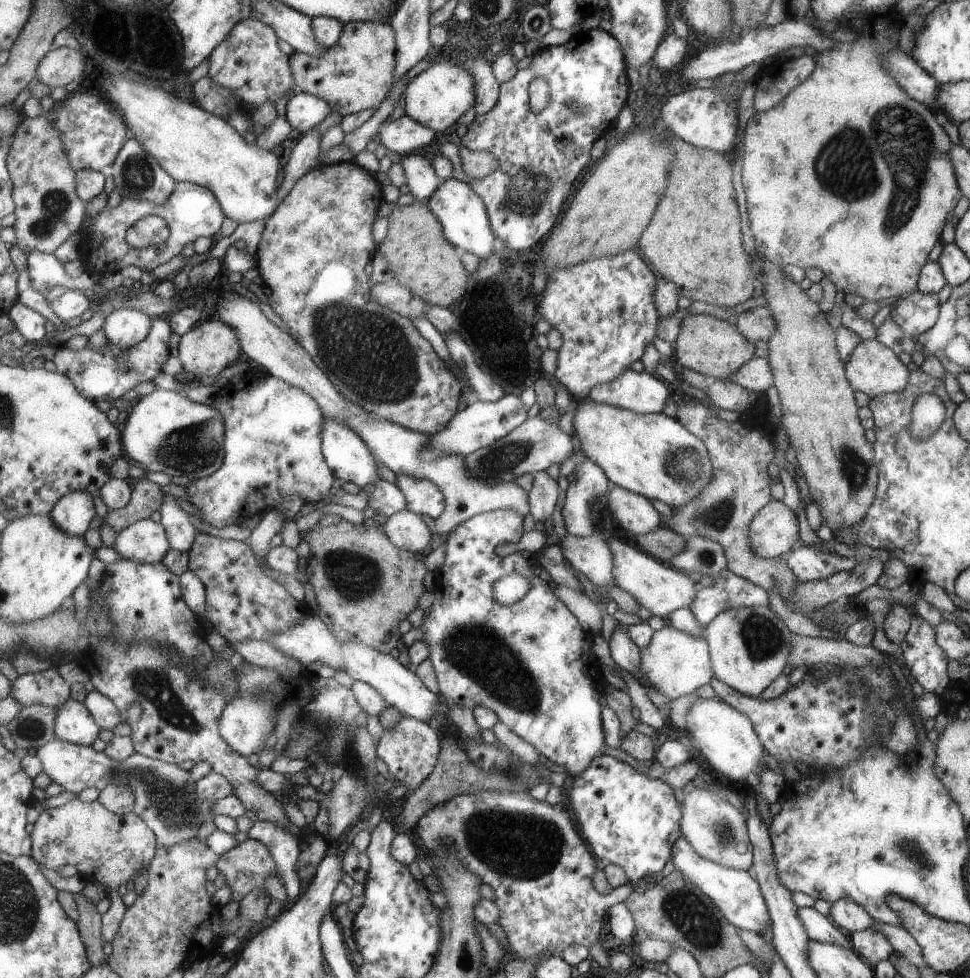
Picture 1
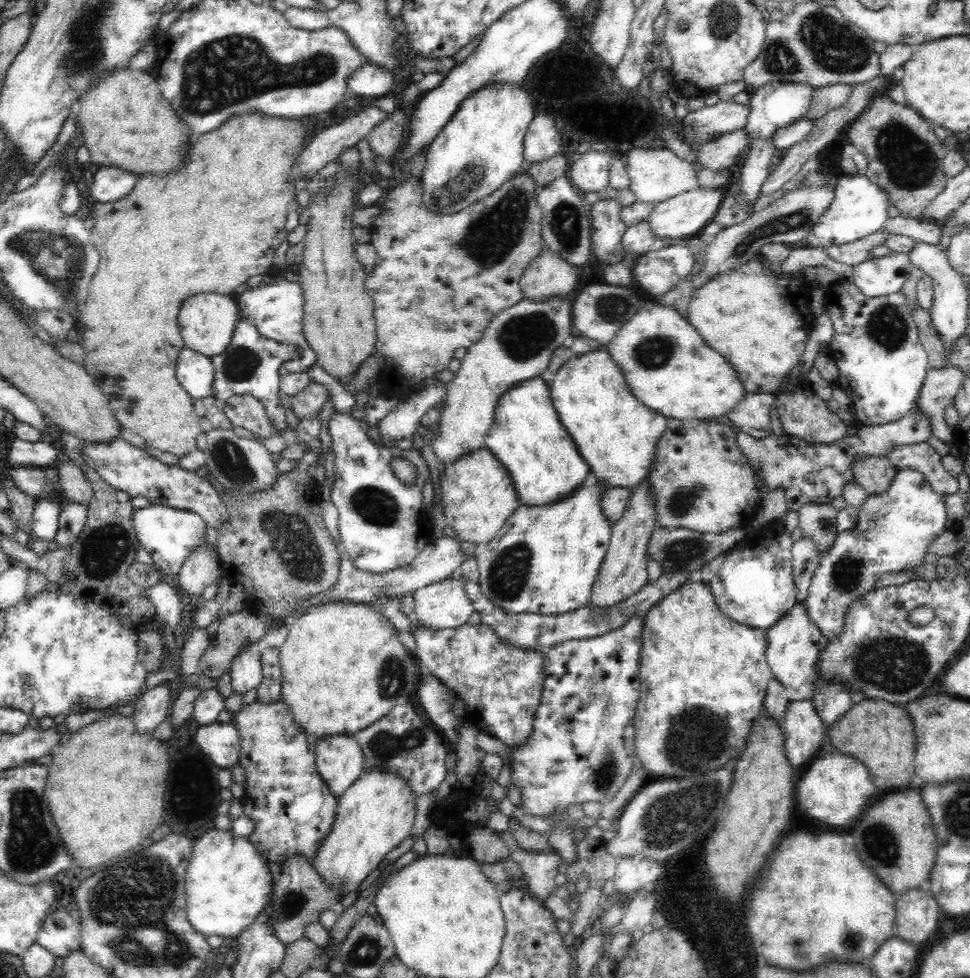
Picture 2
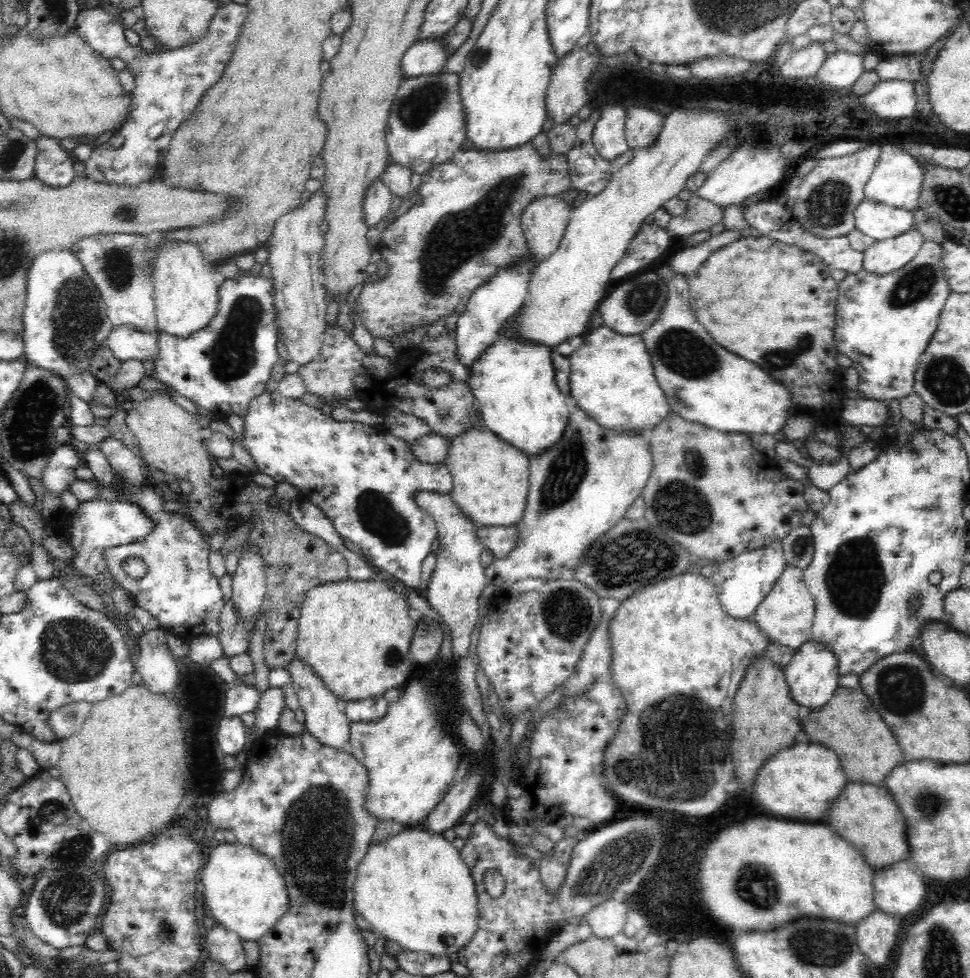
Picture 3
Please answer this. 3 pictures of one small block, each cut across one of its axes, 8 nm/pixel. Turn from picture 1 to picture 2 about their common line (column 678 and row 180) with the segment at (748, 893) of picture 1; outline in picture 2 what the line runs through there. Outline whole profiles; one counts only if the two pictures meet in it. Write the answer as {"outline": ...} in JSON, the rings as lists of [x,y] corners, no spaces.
{"outline":[[[843,173],[837,183],[834,201],[819,220],[812,225],[806,242],[816,248],[848,244],[866,238],[880,230],[890,218],[888,209],[892,205],[890,196],[882,188],[872,183],[866,174]]]}

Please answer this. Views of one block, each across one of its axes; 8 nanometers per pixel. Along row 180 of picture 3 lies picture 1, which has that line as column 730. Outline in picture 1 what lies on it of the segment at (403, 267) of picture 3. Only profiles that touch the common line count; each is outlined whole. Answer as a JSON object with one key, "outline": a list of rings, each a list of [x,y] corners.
{"outline":[[[697,399],[678,400],[674,418],[704,442],[712,465],[712,478],[700,495],[676,509],[671,509],[670,517],[664,520],[659,514],[659,525],[684,537],[707,537],[717,541],[723,547],[726,569],[729,572],[759,586],[765,592],[778,595],[782,601],[787,600],[787,596],[801,584],[799,578],[789,572],[785,560],[757,556],[749,544],[748,534],[753,518],[771,500],[767,462],[773,458],[773,448],[757,429],[745,430],[739,420],[724,421],[716,413],[717,409],[713,406],[698,402]]]}

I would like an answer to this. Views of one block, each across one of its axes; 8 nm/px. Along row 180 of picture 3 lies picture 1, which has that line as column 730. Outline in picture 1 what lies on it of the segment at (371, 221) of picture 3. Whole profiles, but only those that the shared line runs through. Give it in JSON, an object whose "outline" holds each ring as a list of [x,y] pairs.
{"outline":[[[754,356],[724,381],[735,383],[741,388],[745,388],[747,392],[761,394],[772,386],[772,371],[767,359]]]}

